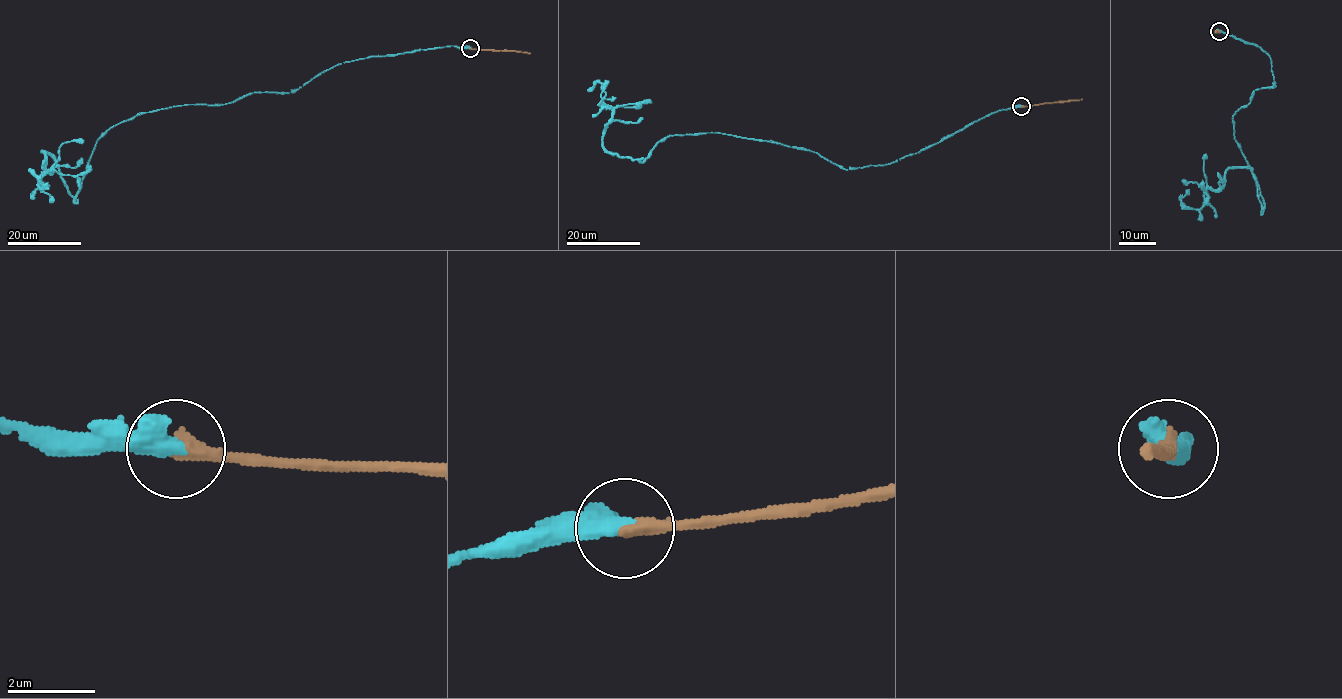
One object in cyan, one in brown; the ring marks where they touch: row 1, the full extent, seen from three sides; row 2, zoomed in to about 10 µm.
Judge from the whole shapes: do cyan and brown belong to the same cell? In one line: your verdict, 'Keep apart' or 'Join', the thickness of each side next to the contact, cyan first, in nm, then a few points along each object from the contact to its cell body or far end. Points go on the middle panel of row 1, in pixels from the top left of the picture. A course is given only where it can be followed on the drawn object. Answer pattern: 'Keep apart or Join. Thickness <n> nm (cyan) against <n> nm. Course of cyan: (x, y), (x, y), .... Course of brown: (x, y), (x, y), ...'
Join. Thickness 550 nm (cyan) against 340 nm. Course of cyan: (1022, 106), (844, 169), (722, 133), (619, 157), (602, 143), (603, 87), (588, 91). Course of brown: (1022, 106), (1082, 98)

